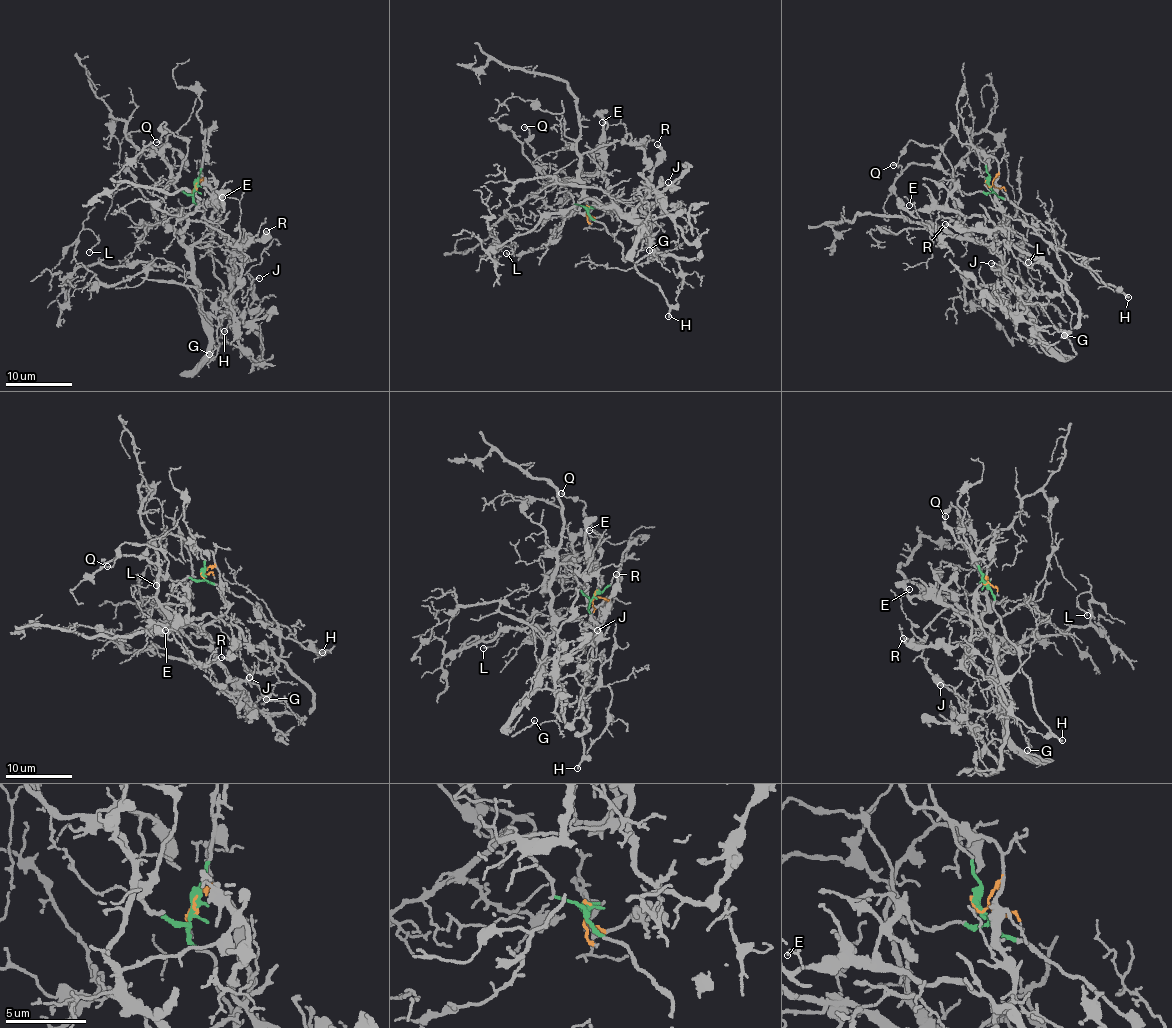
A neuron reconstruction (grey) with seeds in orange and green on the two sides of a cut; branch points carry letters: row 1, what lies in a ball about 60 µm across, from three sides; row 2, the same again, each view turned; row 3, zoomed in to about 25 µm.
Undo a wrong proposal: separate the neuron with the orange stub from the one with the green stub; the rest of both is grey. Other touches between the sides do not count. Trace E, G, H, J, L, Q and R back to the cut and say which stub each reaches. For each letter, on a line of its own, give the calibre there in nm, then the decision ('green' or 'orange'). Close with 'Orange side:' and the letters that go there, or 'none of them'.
E: calibre 130 nm; orange
G: calibre 100 nm; orange
H: calibre 200 nm; green
J: calibre 110 nm; orange
L: calibre 100 nm; orange
Q: calibre 140 nm; green
R: calibre 150 nm; orange
Orange side: E, G, J, L, R

